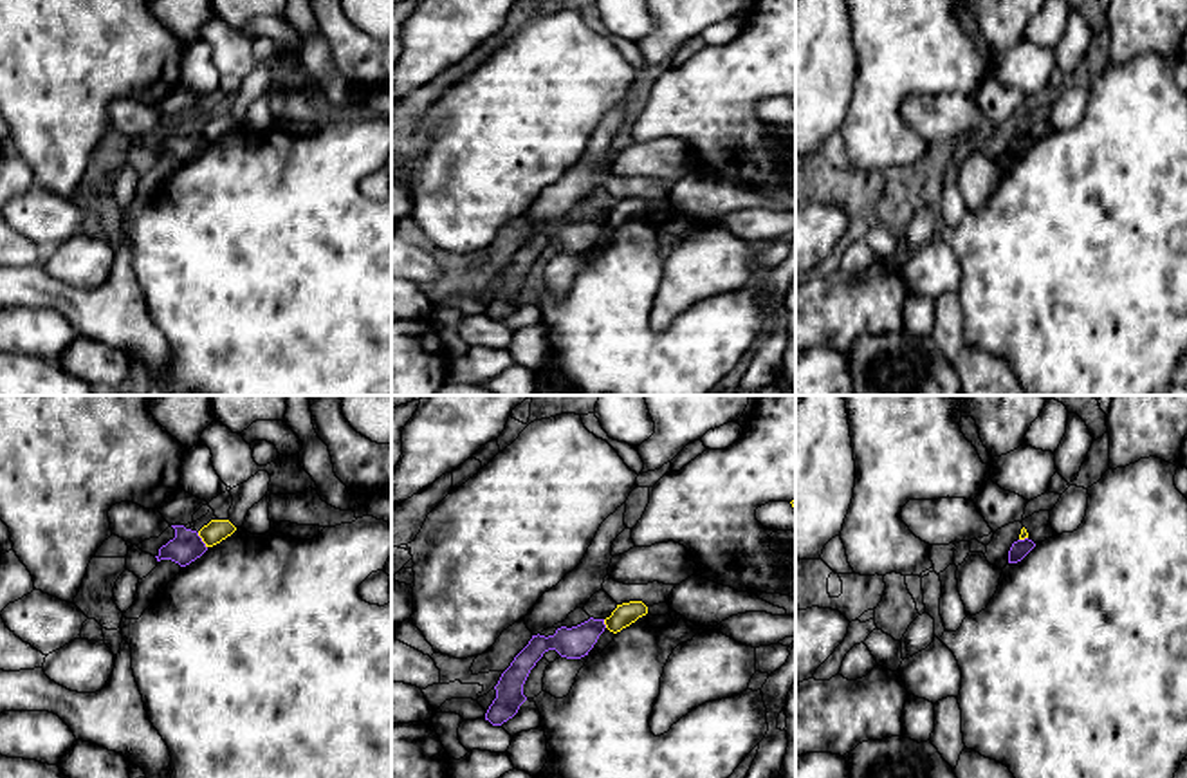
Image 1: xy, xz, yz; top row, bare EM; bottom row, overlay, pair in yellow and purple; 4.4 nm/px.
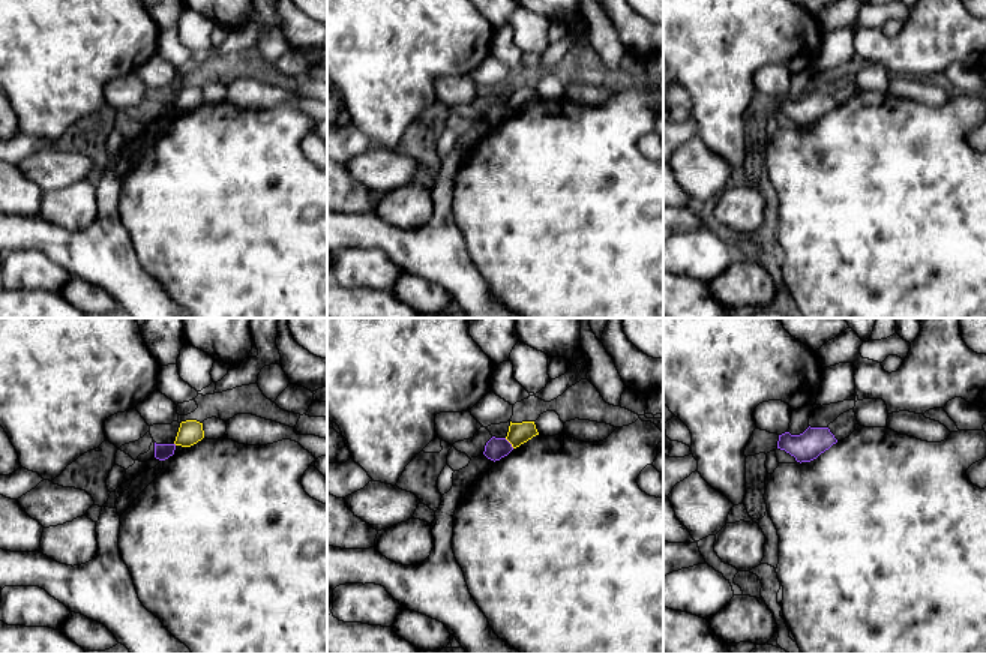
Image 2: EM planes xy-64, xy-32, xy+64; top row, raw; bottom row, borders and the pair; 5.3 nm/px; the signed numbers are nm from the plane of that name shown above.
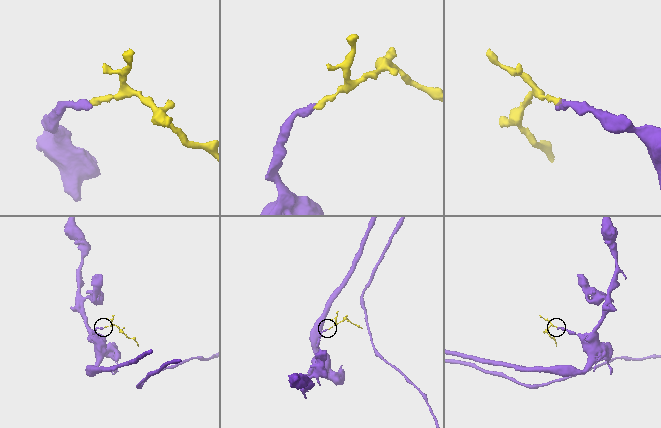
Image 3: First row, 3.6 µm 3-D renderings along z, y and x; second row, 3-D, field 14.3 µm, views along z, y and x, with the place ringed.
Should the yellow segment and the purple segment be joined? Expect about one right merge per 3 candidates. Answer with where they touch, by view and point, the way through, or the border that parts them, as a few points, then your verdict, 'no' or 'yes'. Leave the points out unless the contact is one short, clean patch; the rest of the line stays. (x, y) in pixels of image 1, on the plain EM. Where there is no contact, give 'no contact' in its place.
xy (202, 136) | along xy (197, 129), (206, 143) | no

